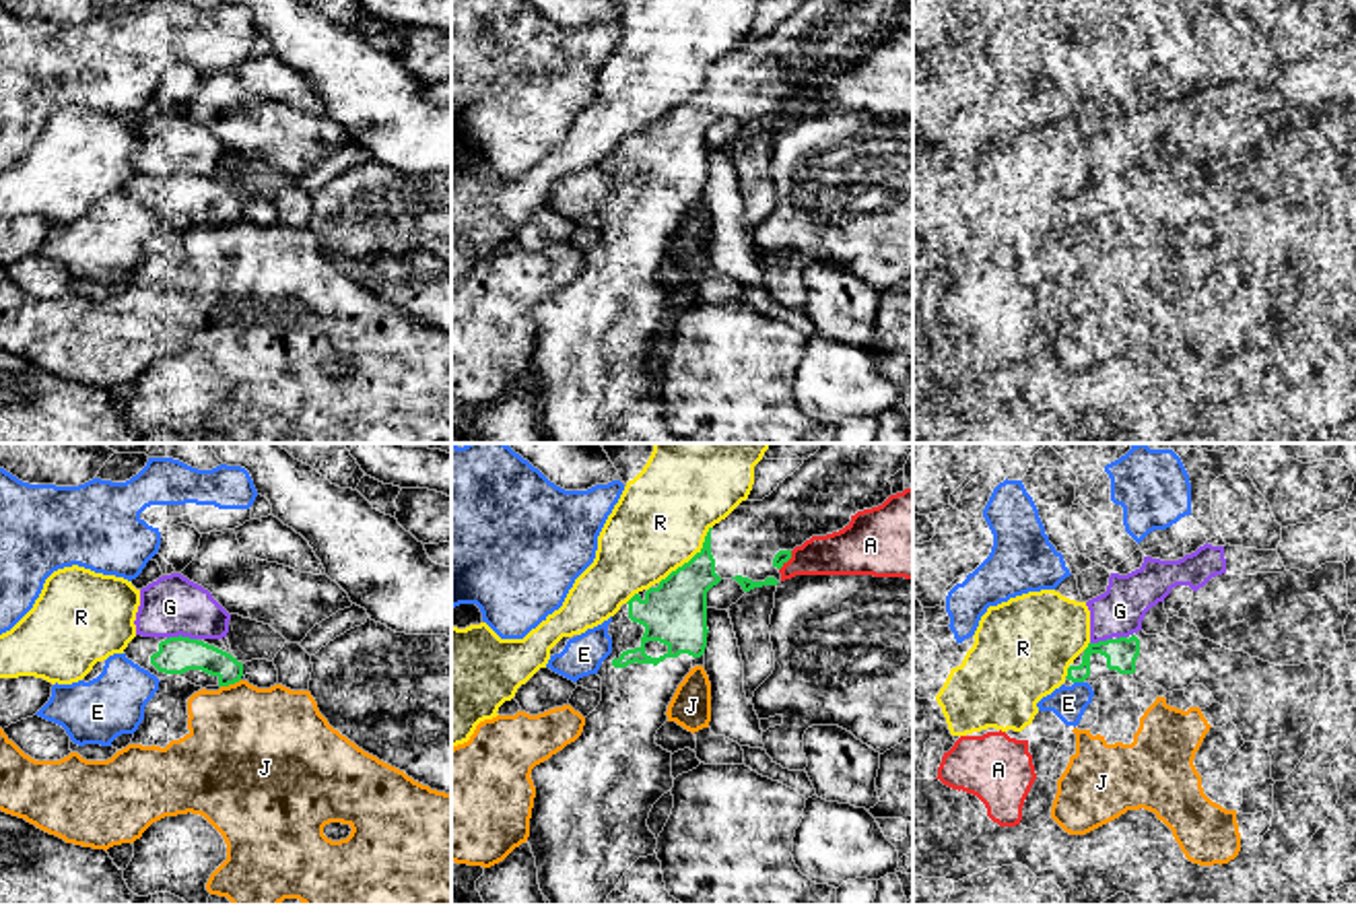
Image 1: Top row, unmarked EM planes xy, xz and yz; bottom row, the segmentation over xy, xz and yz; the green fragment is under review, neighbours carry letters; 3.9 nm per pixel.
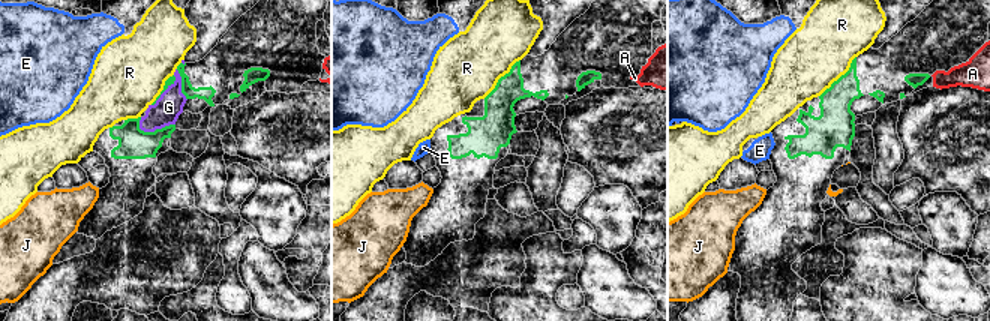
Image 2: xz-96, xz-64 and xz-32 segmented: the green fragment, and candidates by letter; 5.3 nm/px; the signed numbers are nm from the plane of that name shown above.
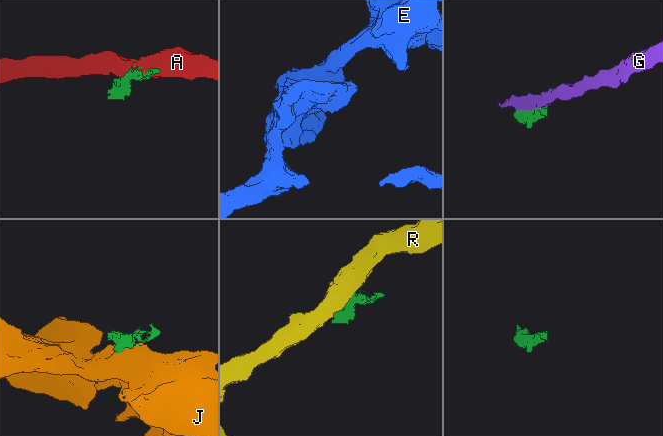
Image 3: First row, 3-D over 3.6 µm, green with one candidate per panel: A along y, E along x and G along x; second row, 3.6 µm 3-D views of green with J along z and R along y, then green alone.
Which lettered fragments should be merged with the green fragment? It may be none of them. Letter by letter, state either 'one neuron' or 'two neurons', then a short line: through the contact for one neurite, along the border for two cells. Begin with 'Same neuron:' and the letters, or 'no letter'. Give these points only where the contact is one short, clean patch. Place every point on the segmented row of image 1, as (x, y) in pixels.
Same neuron: no letter
A: two neurons; line xz (792, 551), (792, 557), (780, 570)
E: two neurons
G: two neurons
J: two neurons; line xy (240, 679), (221, 687)
R: two neurons

